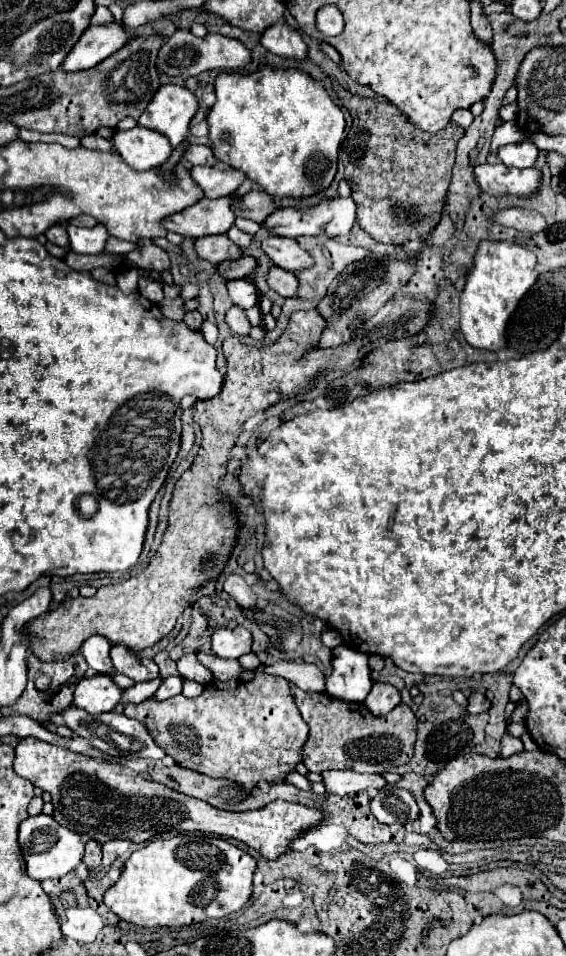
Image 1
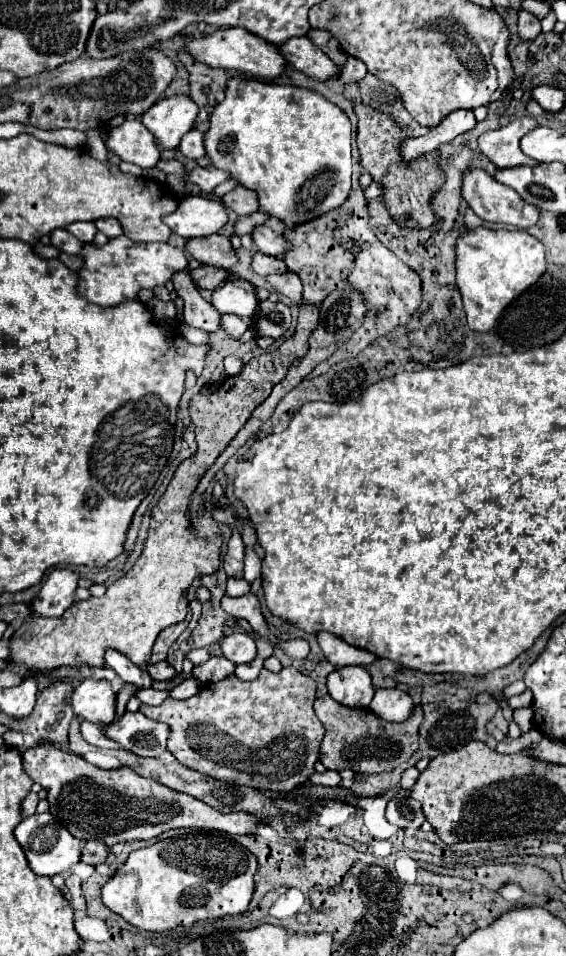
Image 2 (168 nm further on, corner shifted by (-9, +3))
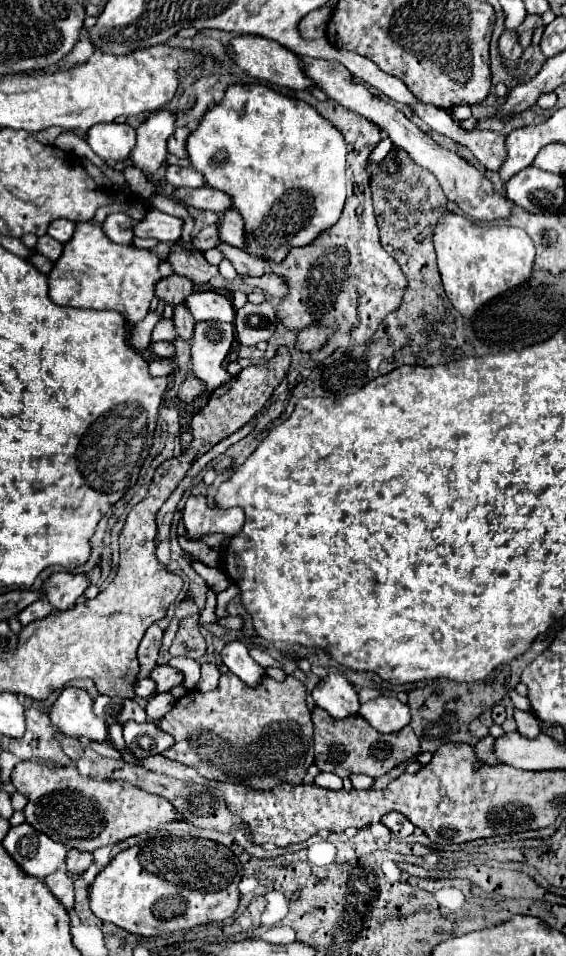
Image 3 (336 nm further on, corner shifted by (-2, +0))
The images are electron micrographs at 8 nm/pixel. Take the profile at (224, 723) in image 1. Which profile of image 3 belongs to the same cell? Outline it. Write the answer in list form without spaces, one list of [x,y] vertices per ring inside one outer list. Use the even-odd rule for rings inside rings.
[[[224,673],[216,689],[208,693],[188,691],[174,703],[170,713],[154,721],[174,737],[174,745],[162,755],[194,767],[204,779],[238,783],[250,789],[272,789],[282,783],[300,785],[306,769],[314,763],[306,697],[306,685],[292,675],[282,683],[264,677],[258,687],[250,687],[234,673]]]

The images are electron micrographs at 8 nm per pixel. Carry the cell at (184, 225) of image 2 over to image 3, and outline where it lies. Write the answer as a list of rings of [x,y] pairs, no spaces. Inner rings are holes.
[[[150,209],[144,221],[134,225],[134,233],[138,237],[154,237],[158,241],[176,243],[178,237],[182,235],[182,225],[184,225],[182,219],[166,215],[158,209]]]

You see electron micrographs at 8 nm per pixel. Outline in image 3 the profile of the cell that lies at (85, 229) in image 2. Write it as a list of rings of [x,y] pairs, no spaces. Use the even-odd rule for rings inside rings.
[[[60,219],[60,221],[54,221],[54,223],[50,225],[48,235],[54,237],[54,239],[58,239],[60,243],[66,243],[66,241],[72,239],[74,231],[76,231],[76,223],[72,223],[72,221],[68,221],[68,219]]]

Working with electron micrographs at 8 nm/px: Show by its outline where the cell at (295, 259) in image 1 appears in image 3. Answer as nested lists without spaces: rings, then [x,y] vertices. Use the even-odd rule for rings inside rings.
[[[230,209],[222,215],[220,219],[220,233],[222,241],[234,247],[244,249],[246,247],[246,229],[244,229],[244,219],[236,209]]]

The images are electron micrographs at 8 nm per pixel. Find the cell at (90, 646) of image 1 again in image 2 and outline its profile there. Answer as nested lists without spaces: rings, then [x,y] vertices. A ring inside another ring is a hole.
[[[107,650],[105,660],[107,660],[107,666],[113,668],[123,678],[123,682],[135,684],[137,688],[151,688],[153,686],[153,678],[149,678],[149,672],[141,666],[135,666],[129,658],[119,654],[117,650]]]

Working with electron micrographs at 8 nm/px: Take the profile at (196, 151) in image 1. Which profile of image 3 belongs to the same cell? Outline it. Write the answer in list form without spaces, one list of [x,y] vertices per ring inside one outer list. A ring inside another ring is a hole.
[[[178,127],[174,131],[174,135],[168,139],[168,153],[176,155],[176,157],[188,157],[188,151],[186,151],[188,135],[190,135],[188,127]]]

